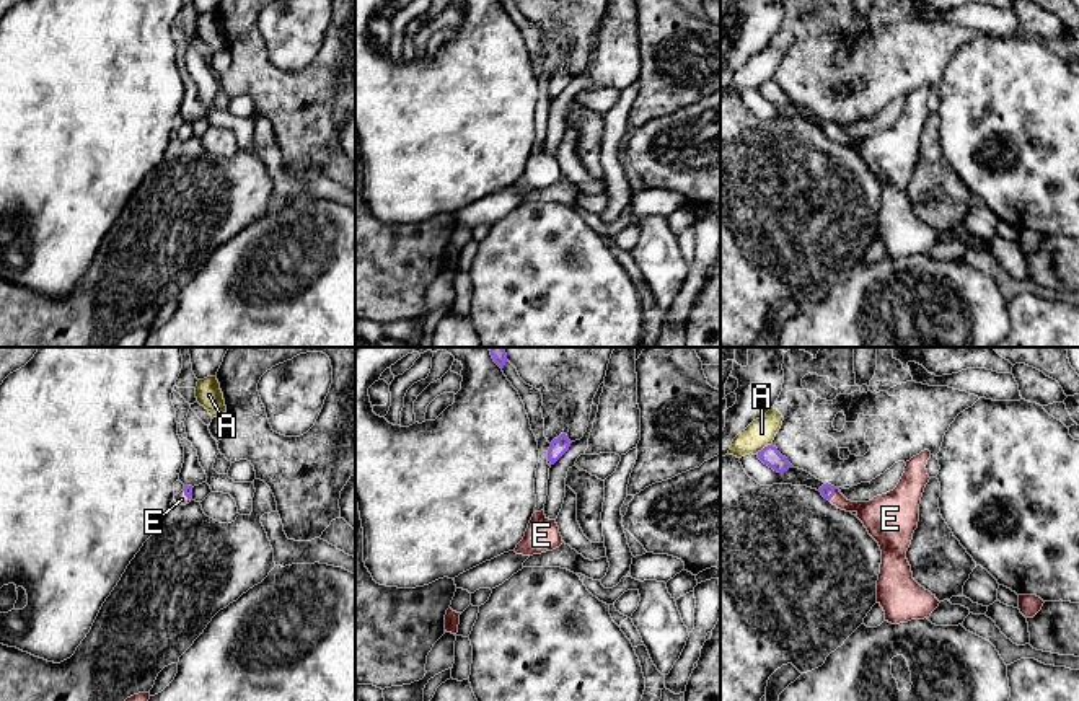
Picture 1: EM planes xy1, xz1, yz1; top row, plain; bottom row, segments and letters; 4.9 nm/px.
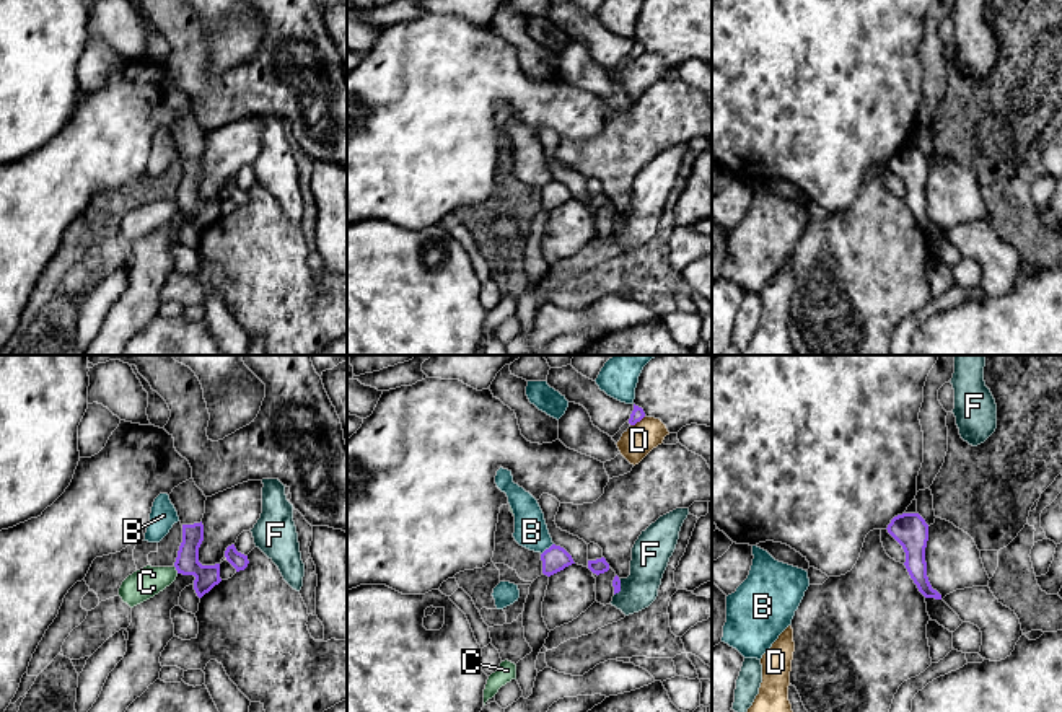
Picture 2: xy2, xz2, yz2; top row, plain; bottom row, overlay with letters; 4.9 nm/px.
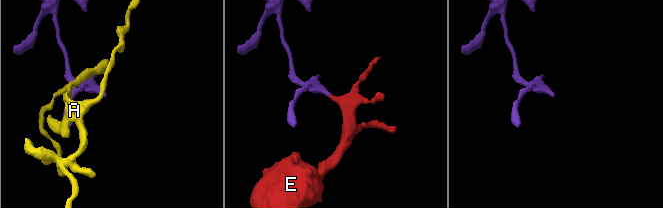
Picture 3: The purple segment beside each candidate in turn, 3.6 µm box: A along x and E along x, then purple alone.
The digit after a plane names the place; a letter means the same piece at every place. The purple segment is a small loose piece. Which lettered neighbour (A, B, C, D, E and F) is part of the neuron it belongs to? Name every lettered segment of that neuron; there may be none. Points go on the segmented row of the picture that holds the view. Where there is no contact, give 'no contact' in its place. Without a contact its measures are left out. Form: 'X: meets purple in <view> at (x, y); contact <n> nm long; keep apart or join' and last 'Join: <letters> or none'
A: meets purple in yz1 at (765, 447); contact 90 nm long; keep apart
B: meets purple in xz2 at (546, 549); contact 90 nm long; keep apart
C: meets purple in xy2 at (176, 569); contact 40 nm long; keep apart
D: meets purple in xz2 at (637, 421); contact 90 nm long; keep apart
E: meets purple in yz1 at (833, 494); contact 80 nm long; join
F: meets purple in xz2 at (619, 587); contact 90 nm long; keep apart
Join: E

